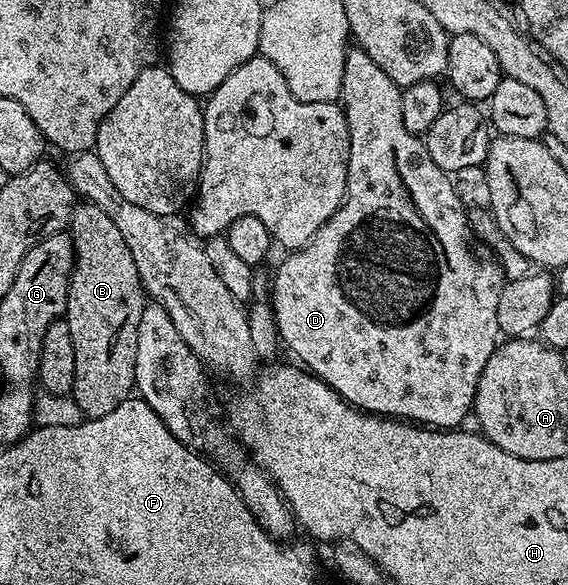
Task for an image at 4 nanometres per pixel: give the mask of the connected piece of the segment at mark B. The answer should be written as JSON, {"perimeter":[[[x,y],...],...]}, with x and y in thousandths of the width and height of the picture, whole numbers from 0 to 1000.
{"perimeter":[[[155,342],[144,347],[130,350],[118,388],[129,409],[129,470],[111,549],[125,561],[125,581],[132,581],[132,656],[125,679],[144,709],[158,716],[202,704],[236,672],[238,595],[259,504],[217,397],[202,390],[181,356]]]}

